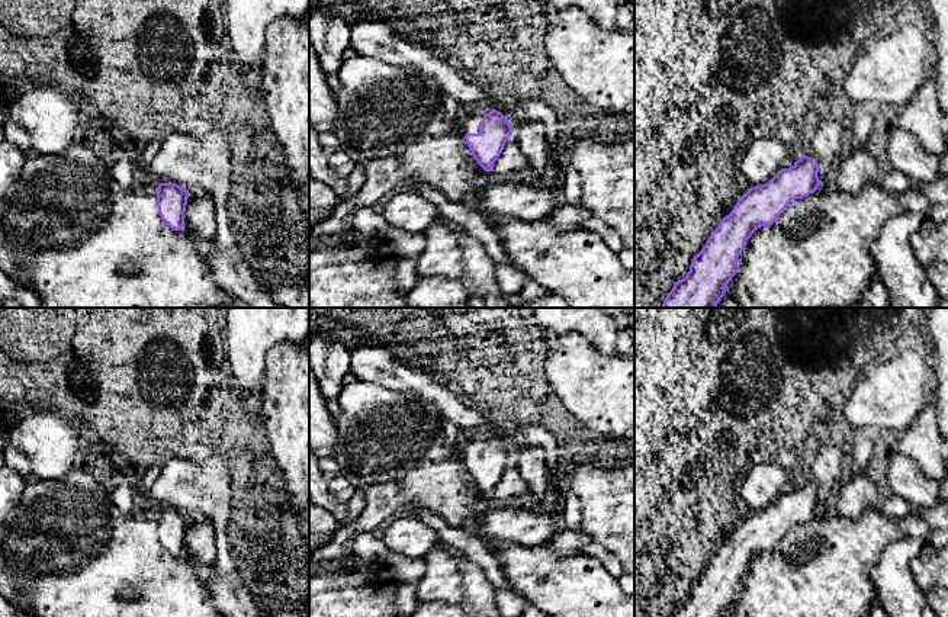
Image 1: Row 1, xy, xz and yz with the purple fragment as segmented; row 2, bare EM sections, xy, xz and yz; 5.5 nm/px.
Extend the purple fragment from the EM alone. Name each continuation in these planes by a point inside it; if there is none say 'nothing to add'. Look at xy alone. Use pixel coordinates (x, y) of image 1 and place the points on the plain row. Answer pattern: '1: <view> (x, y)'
1: xy (150, 510)

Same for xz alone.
1: xz (471, 447)

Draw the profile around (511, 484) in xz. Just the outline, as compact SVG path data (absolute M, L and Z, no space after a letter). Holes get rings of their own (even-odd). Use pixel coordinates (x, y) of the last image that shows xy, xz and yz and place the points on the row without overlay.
M514 460L508 463L498 485L494 488L492 497L505 501L512 497L521 497L528 492L528 485L520 475Z

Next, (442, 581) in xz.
M438 547L430 550L424 559L425 572L415 584L418 601L447 601L460 605L463 588L459 559Z

